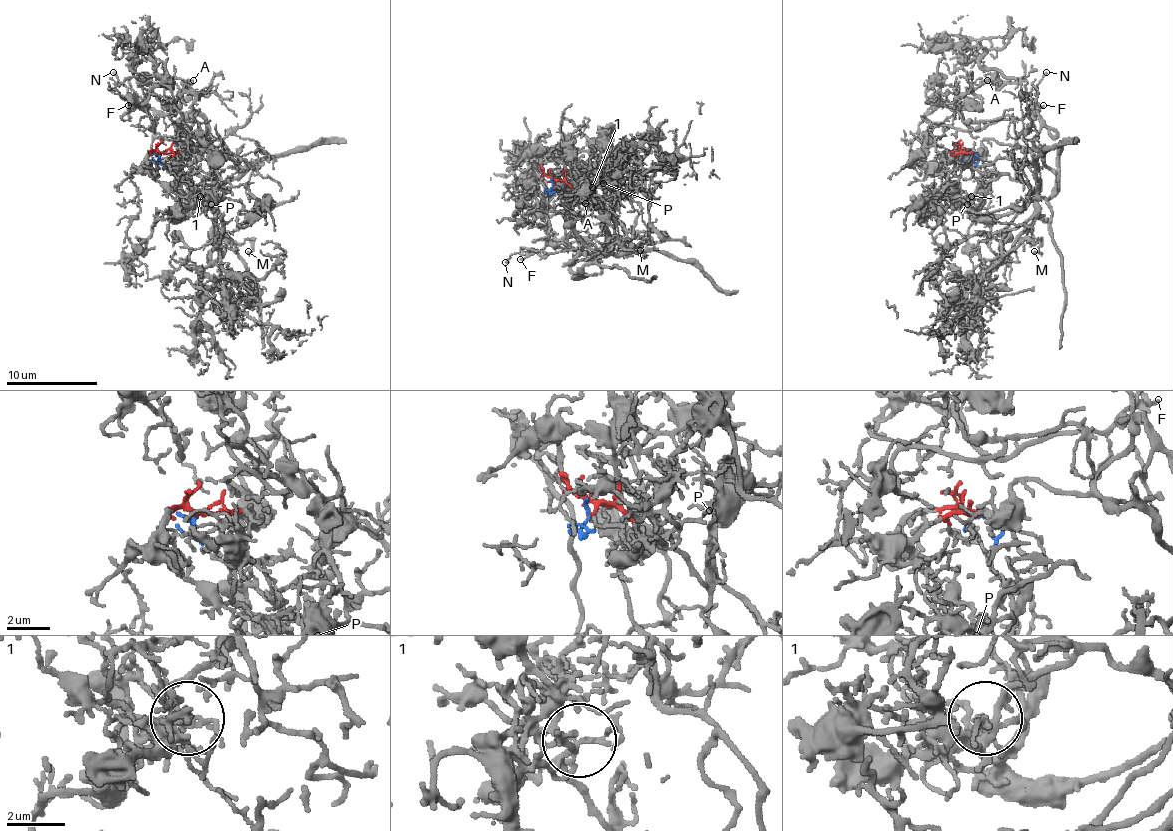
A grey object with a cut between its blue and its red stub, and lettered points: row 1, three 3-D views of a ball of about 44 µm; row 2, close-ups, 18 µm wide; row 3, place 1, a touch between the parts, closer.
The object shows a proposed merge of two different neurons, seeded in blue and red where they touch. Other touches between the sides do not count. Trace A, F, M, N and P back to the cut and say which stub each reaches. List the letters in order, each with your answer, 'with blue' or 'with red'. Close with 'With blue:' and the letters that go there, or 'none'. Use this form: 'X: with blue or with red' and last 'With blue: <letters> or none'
A: with red
F: with red
M: with red
N: with red
P: with red
With blue: none

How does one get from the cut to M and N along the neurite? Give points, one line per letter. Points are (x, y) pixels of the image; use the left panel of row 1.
M: (160, 152), (242, 205), (238, 211), (249, 216), (229, 237), (249, 241), (247, 250)
N: (160, 152), (179, 152), (174, 139), (179, 143), (176, 127), (183, 120), (181, 113), (156, 113), (112, 72)

